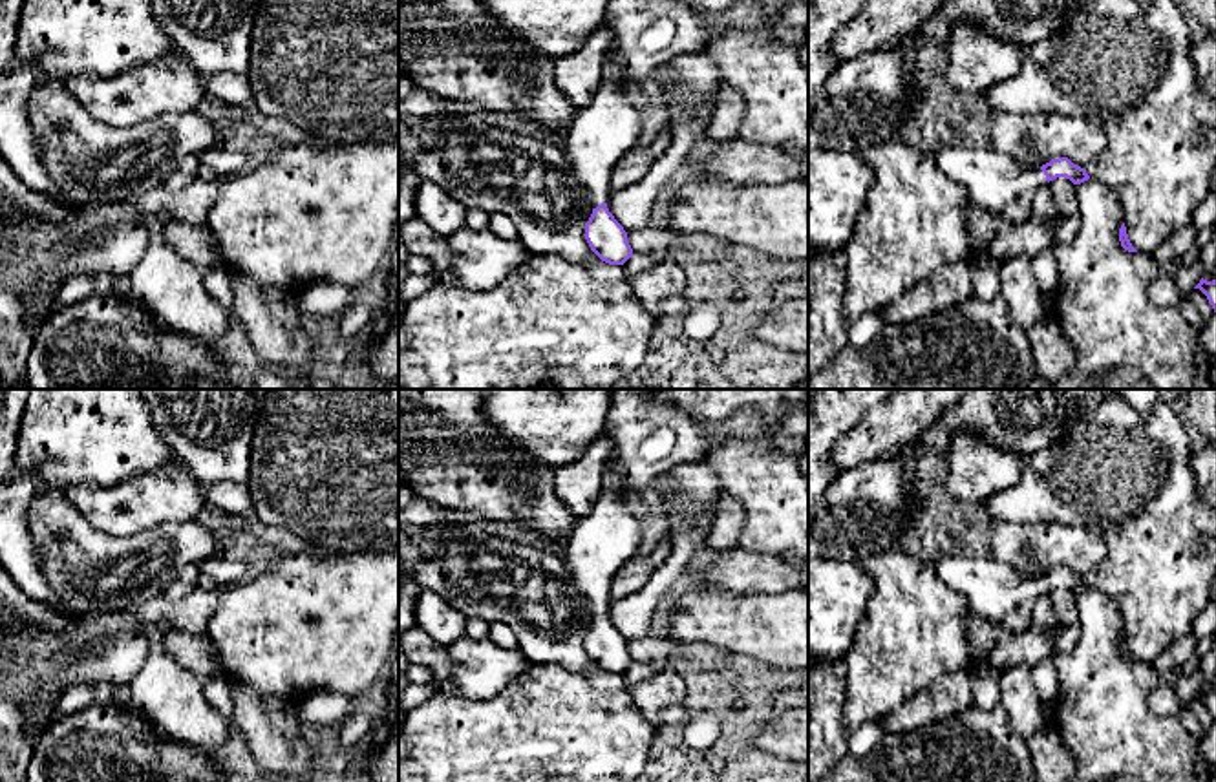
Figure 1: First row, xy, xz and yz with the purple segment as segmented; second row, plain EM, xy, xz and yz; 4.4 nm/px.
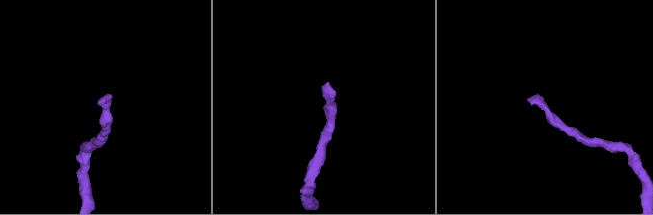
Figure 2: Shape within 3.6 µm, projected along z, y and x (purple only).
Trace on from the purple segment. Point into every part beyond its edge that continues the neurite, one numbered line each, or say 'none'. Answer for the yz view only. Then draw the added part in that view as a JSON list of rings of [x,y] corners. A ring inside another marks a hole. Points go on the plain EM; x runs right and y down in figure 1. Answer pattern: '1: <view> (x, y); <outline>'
1: yz (992, 587); [[[951,555],[933,561],[936,577],[967,597],[969,610],[1002,625],[1022,601],[1048,594],[1040,577],[1022,576],[993,557]]]

